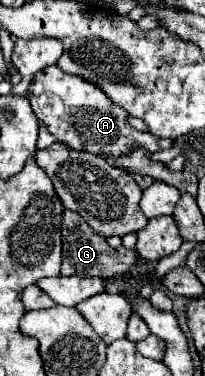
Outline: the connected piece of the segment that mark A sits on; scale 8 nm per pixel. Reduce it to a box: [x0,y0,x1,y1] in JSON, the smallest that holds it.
[27,65,173,155]

